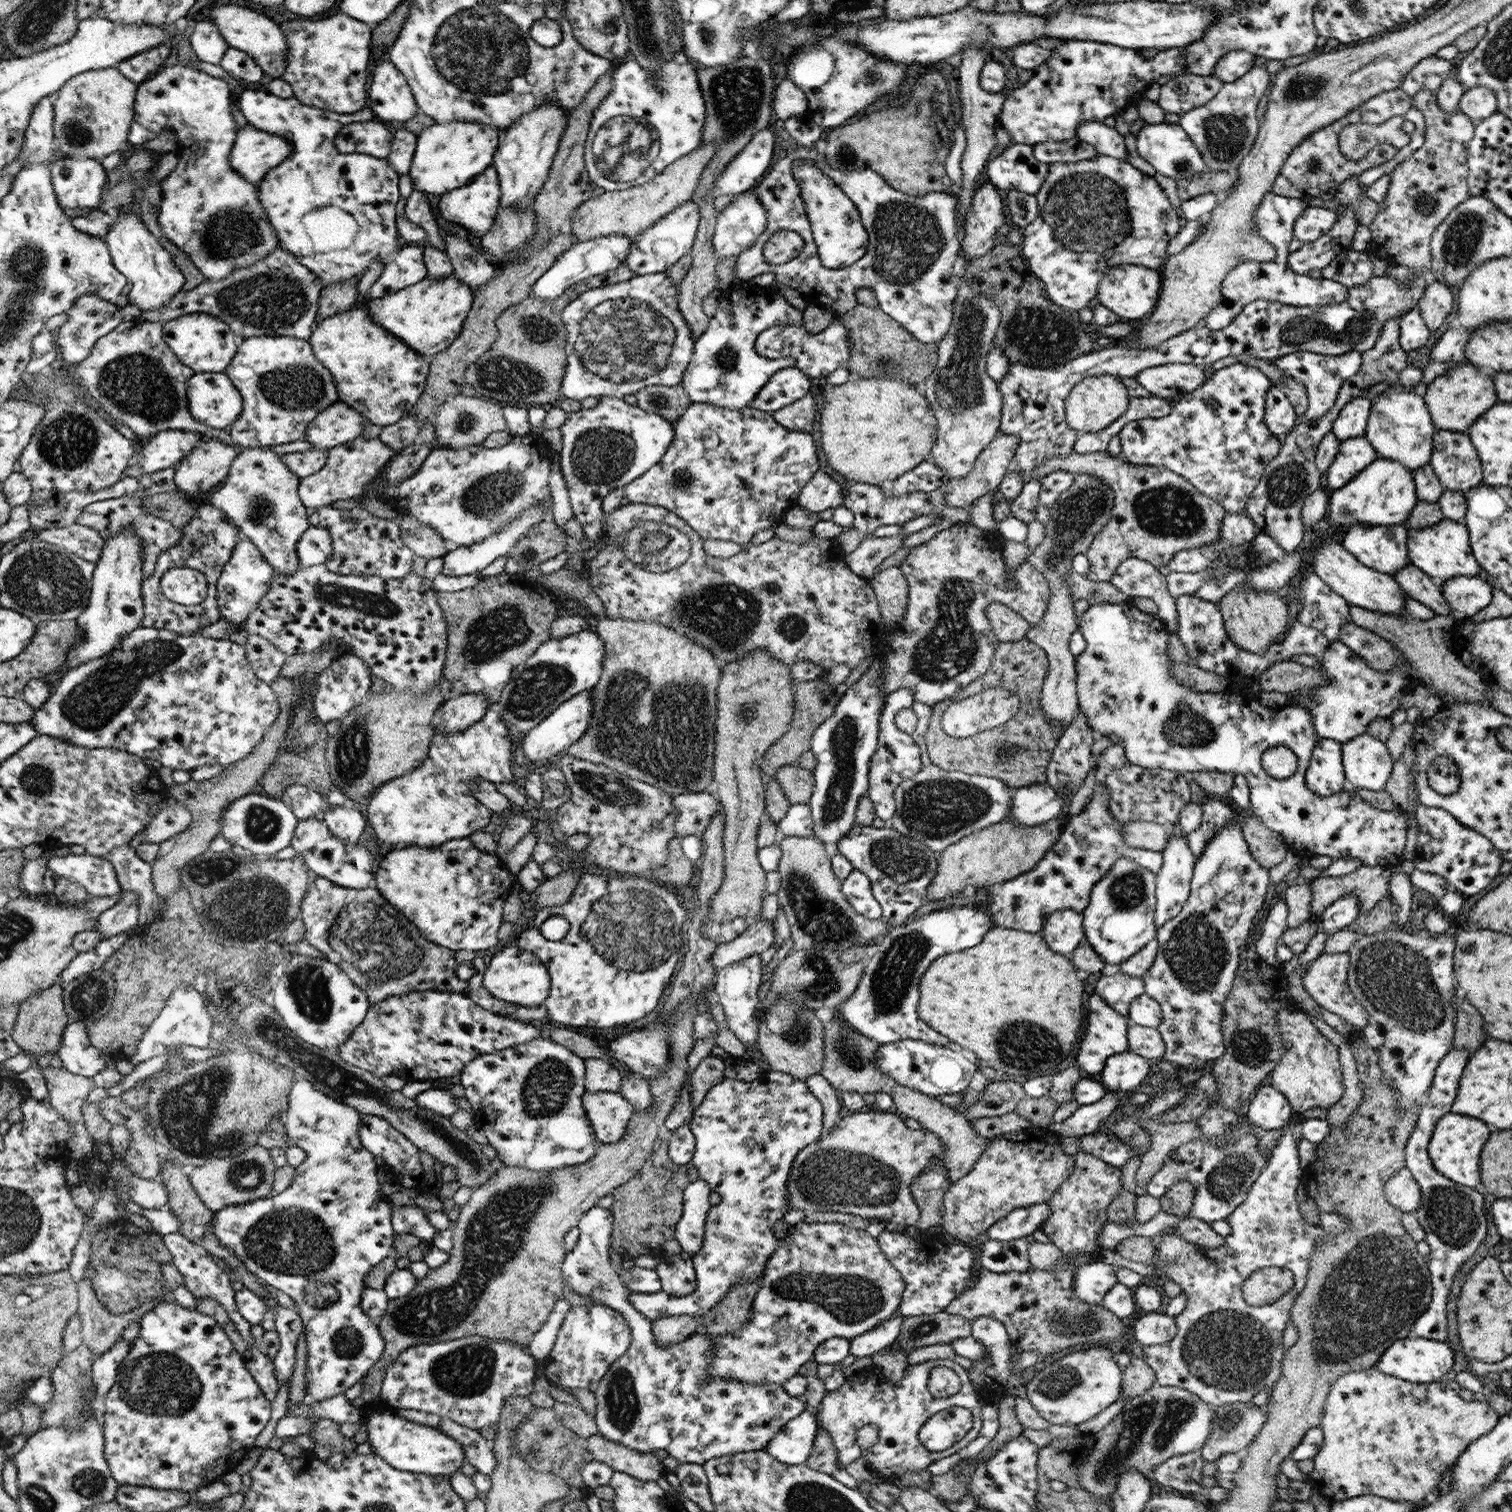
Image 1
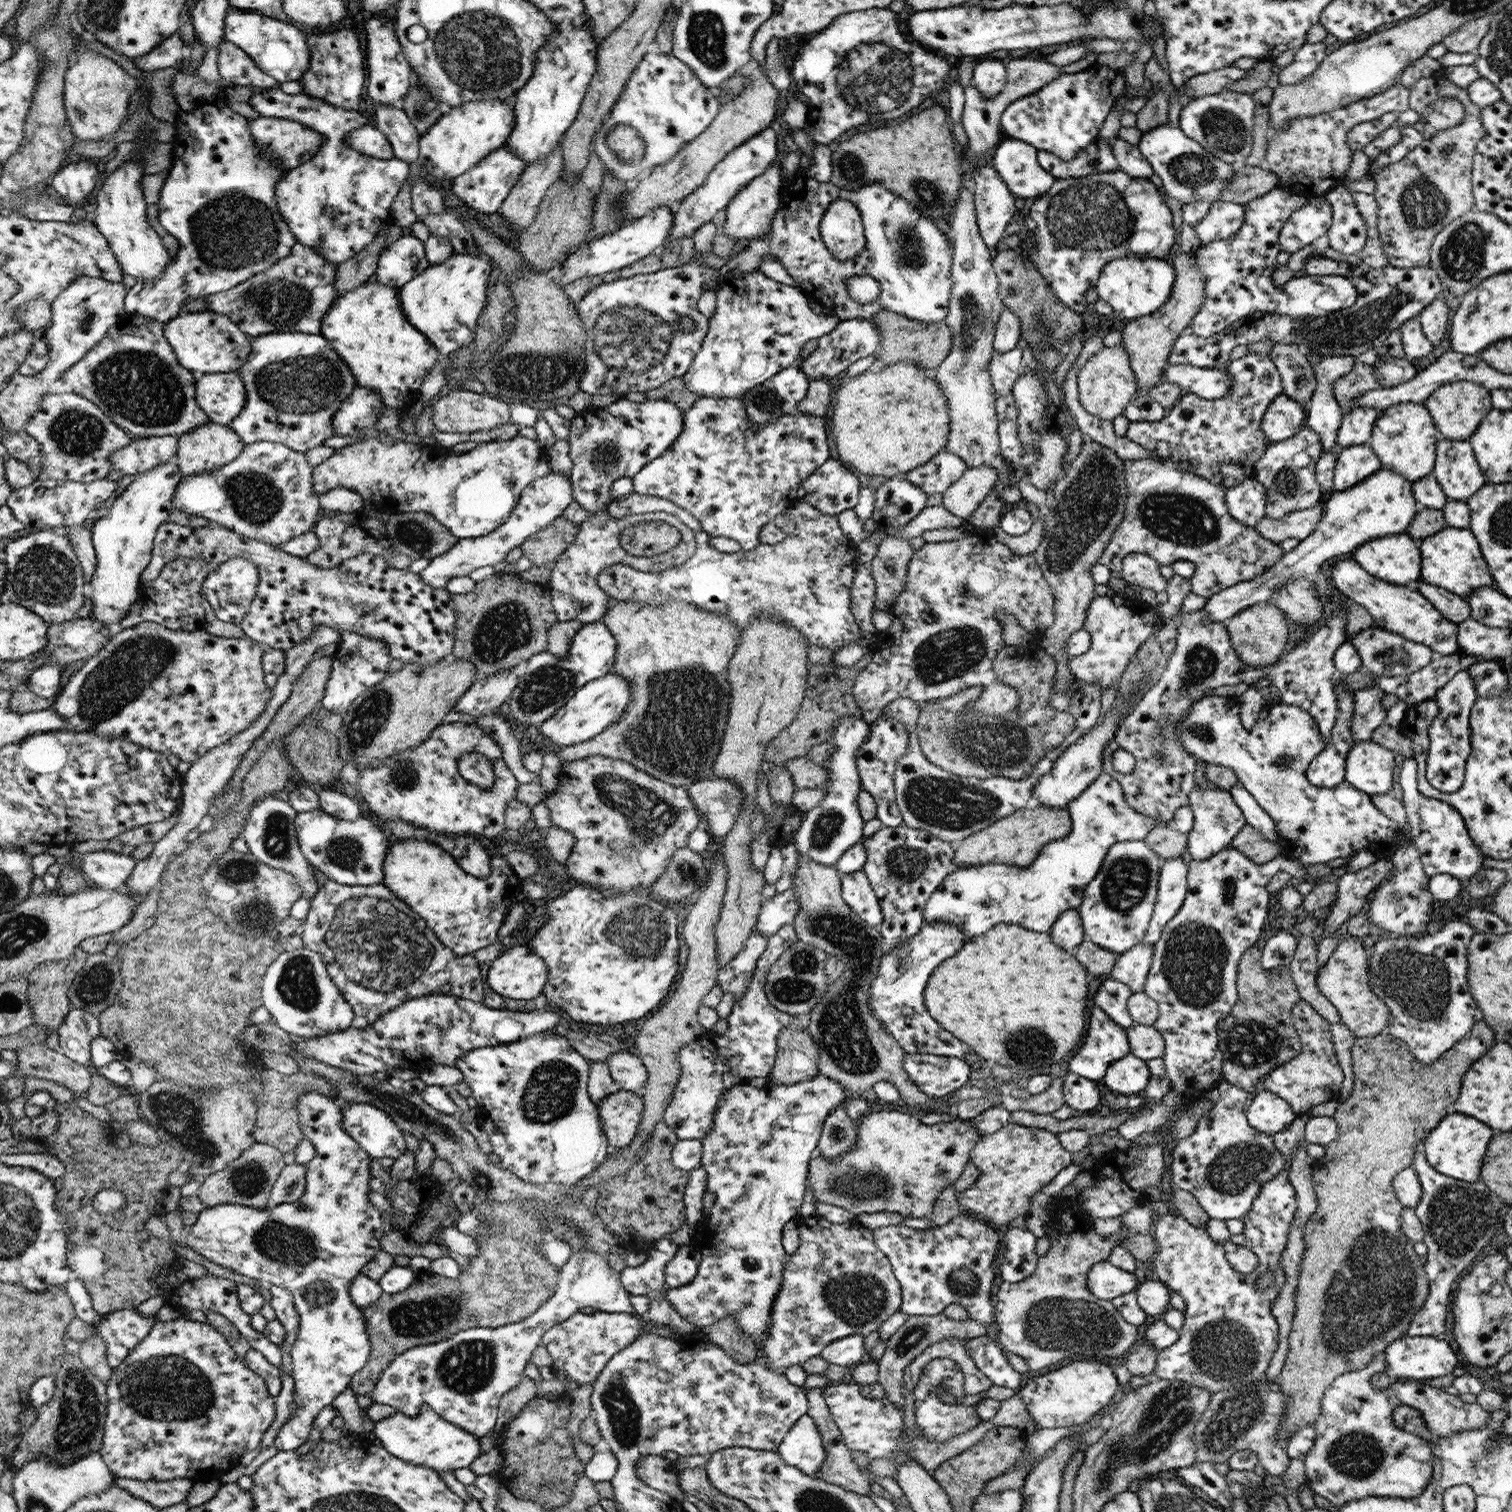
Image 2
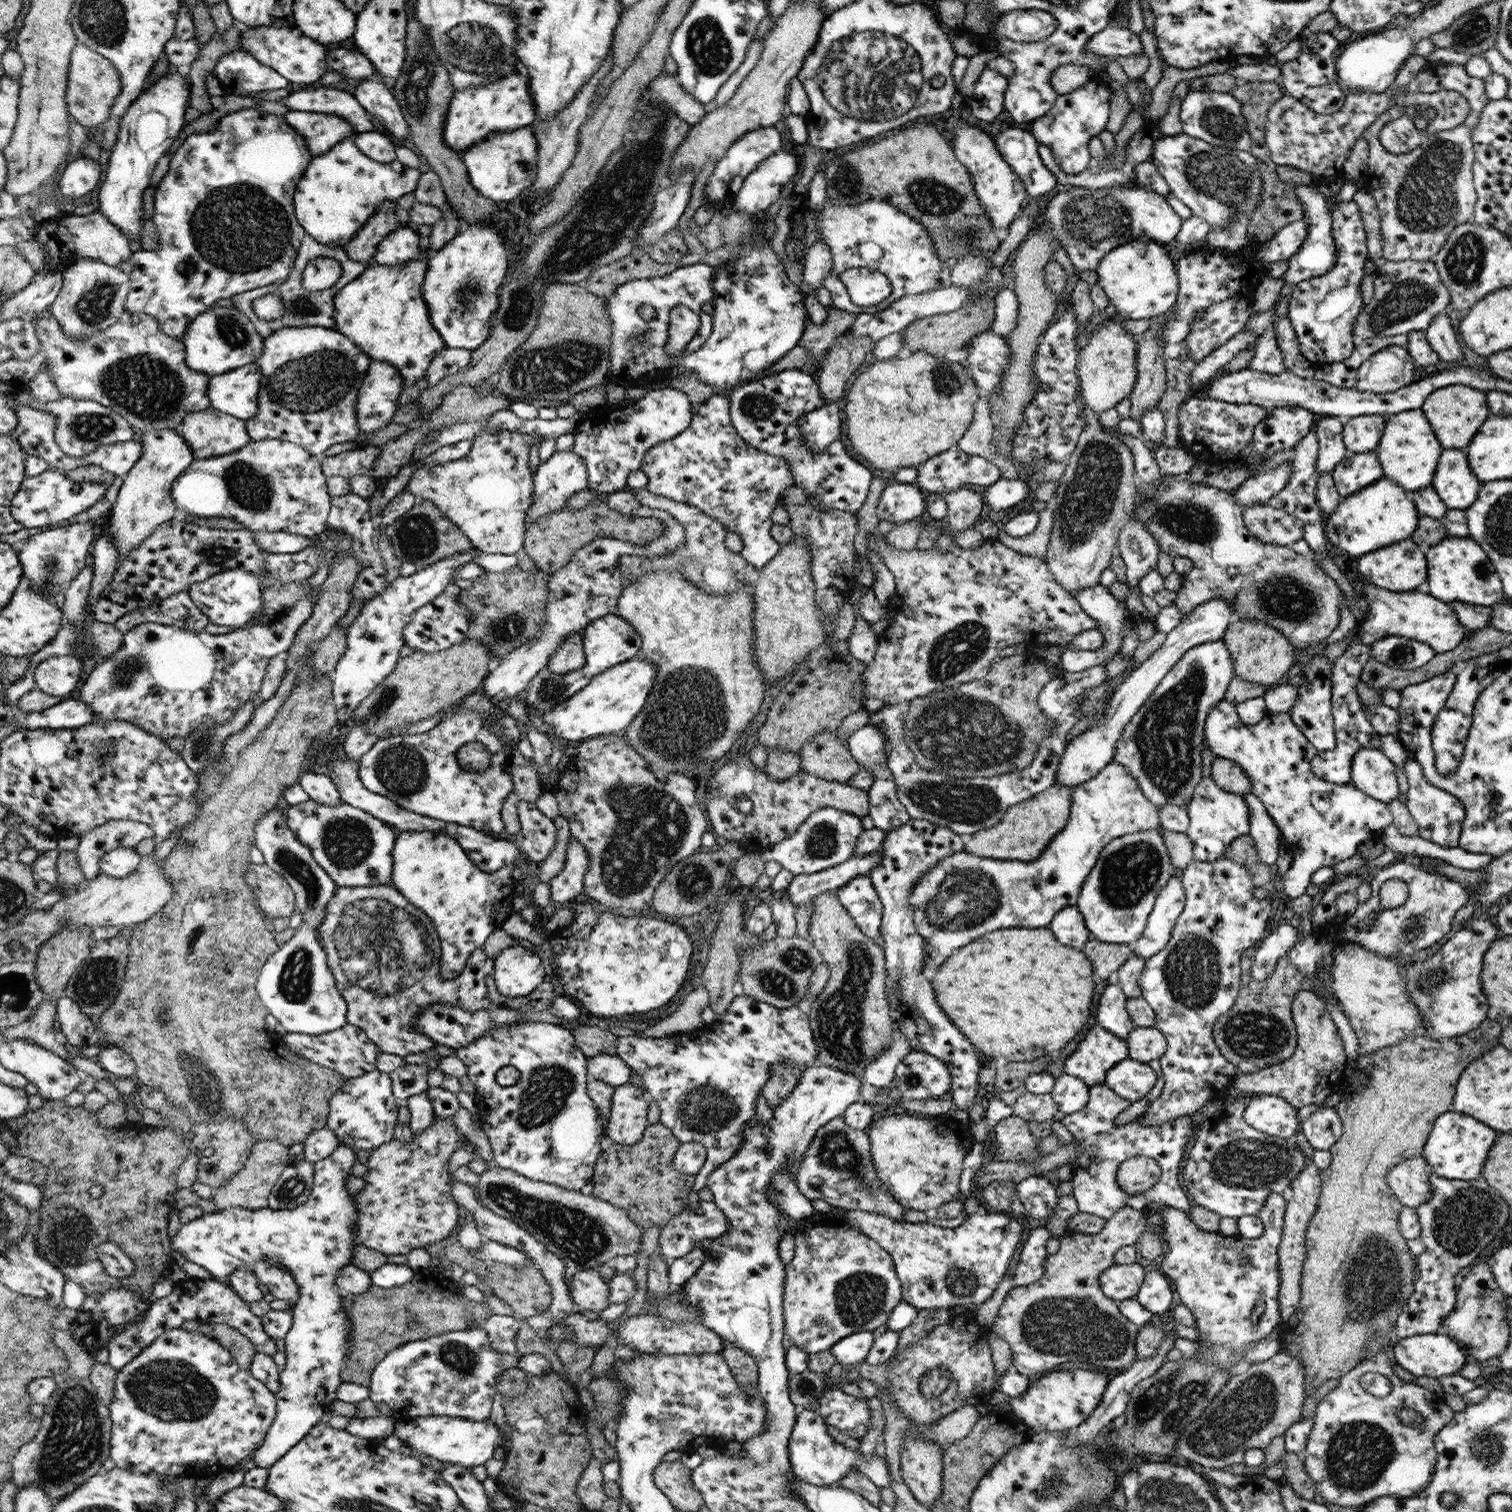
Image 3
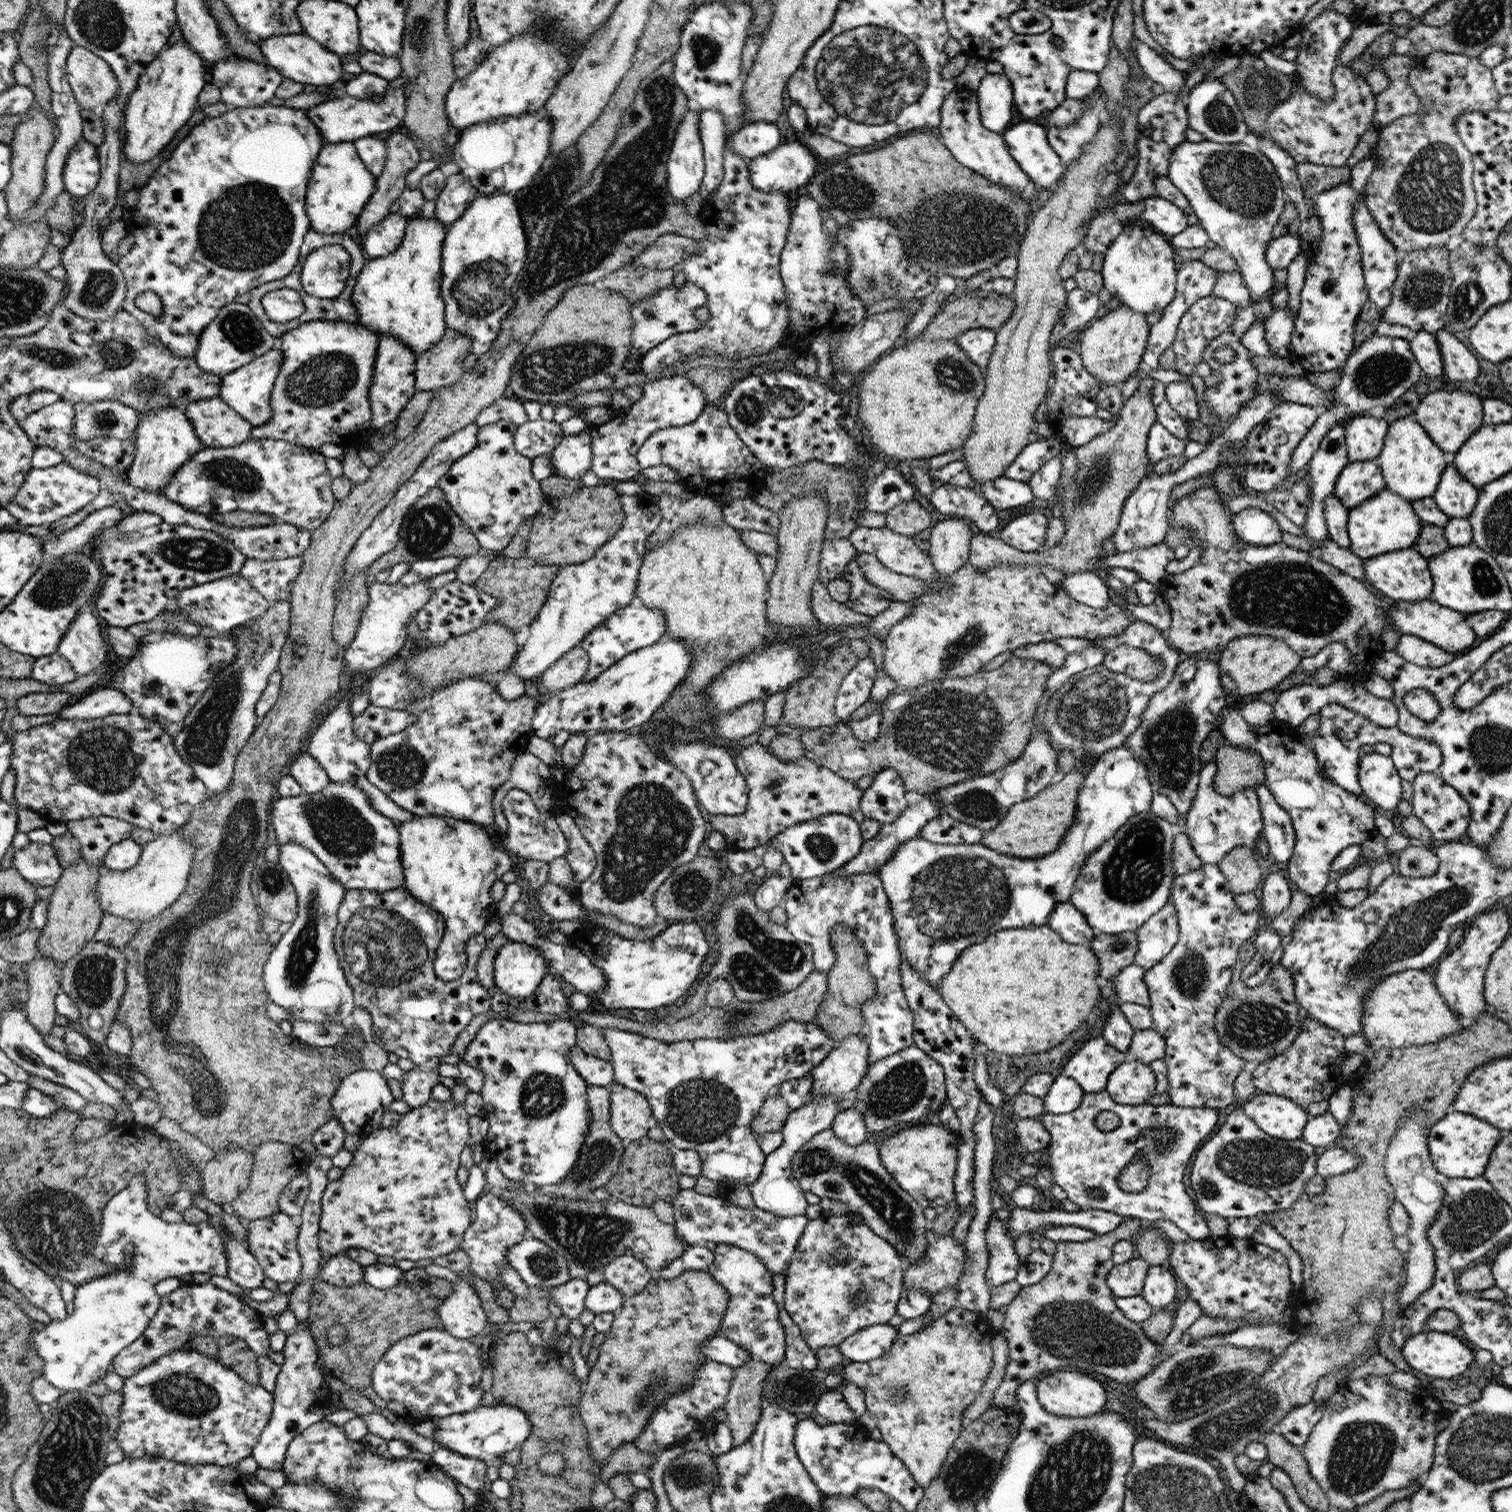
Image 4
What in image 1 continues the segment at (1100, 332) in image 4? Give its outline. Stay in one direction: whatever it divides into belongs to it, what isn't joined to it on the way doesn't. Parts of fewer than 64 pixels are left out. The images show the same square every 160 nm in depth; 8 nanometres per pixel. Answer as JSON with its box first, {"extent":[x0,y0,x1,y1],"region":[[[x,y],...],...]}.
{"extent":[1065,374,1130,434],"region":[[[1101,374],[1089,376],[1074,386],[1065,400],[1066,422],[1071,430],[1079,434],[1101,432],[1126,412],[1130,397],[1128,389],[1122,384],[1120,376]]]}

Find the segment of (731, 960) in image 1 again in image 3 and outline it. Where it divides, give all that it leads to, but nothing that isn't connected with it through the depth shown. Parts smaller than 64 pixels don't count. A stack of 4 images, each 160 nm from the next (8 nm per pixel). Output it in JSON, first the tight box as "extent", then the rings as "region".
{"extent":[785,848,881,908],"region":[[[881,848],[866,856],[852,856],[843,864],[832,866],[814,874],[796,875],[785,895],[798,908],[820,893],[834,891],[850,882],[855,876],[868,875],[880,860]]]}

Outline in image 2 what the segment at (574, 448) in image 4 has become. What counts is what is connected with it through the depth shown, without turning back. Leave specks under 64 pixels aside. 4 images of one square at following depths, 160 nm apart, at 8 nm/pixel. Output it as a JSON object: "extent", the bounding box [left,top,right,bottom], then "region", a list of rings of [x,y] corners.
{"extent":[420,471,574,588],"region":[[[552,471],[547,476],[537,478],[523,490],[514,512],[507,518],[502,527],[496,529],[490,534],[475,539],[460,539],[451,550],[430,560],[427,568],[420,574],[424,584],[434,586],[434,588],[446,588],[447,583],[456,577],[465,577],[474,573],[477,569],[484,566],[494,567],[496,564],[504,561],[506,555],[516,546],[522,546],[538,533],[547,528],[555,518],[562,516],[564,509],[570,504],[574,497],[572,483],[569,479],[569,472]]]}

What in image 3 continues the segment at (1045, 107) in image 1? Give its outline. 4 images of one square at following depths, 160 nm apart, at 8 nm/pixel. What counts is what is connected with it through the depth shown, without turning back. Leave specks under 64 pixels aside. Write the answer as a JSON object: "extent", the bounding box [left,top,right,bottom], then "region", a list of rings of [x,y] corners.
{"extent":[1028,75,1110,174],"region":[[[1097,75],[1093,84],[1080,86],[1072,94],[1058,95],[1054,106],[1038,120],[1032,121],[1028,129],[1039,145],[1046,145],[1052,151],[1055,163],[1066,174],[1078,174],[1090,160],[1089,140],[1098,137],[1106,128],[1109,120],[1110,94]]]}

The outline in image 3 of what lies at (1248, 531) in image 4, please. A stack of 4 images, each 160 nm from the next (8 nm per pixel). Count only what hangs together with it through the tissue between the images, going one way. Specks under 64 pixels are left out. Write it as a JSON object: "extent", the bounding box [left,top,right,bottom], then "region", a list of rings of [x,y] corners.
{"extent":[1243,504,1304,546],"region":[[[1268,504],[1244,508],[1243,519],[1251,534],[1266,544],[1291,546],[1304,536],[1304,525],[1297,516]]]}

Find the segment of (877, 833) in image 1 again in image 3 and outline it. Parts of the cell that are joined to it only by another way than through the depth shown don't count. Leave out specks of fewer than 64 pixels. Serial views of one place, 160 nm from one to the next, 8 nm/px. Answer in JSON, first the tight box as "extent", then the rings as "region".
{"extent":[868,818,986,1112],"region":[[[911,818],[907,823],[886,833],[886,840],[881,844],[880,860],[868,875],[883,906],[880,925],[881,945],[886,959],[888,978],[899,984],[903,1001],[906,1004],[910,1003],[917,1012],[915,1021],[920,1051],[938,1058],[948,1066],[948,1072],[952,1076],[948,1097],[952,1100],[953,1107],[969,1112],[986,1099],[986,1090],[982,1089],[978,1082],[980,1054],[974,1045],[968,1044],[964,1034],[960,1034],[960,1030],[952,1022],[948,1022],[948,1016],[938,1006],[931,983],[922,975],[925,964],[925,940],[916,930],[914,909],[907,899],[911,895],[913,886],[927,873],[927,870],[934,868],[943,858],[962,851],[964,842],[965,837],[954,833],[952,829],[936,826],[926,820]]]}

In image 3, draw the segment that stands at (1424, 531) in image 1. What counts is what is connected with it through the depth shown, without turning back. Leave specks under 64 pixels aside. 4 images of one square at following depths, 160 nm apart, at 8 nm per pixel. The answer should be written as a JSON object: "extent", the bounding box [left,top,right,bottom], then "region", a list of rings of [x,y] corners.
{"extent":[1425,536,1507,606],"region":[[[1447,536],[1436,543],[1436,546],[1431,546],[1425,556],[1428,564],[1428,590],[1433,598],[1448,604],[1458,601],[1484,606],[1507,601],[1496,568],[1480,543],[1472,537]]]}

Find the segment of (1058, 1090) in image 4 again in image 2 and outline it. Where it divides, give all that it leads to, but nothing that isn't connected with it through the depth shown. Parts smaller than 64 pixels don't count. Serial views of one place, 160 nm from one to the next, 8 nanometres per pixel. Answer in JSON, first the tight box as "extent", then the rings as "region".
{"extent":[1062,1072,1100,1114],"region":[[[1068,1072],[1062,1081],[1062,1086],[1064,1104],[1078,1114],[1087,1113],[1100,1103],[1100,1092],[1096,1081]]]}

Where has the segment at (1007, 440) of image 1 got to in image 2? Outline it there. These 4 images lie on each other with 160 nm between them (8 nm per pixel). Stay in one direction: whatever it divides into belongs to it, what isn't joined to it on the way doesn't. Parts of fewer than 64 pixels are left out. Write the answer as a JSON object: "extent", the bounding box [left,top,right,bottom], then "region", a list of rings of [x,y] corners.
{"extent":[941,465,999,523],"region":[[[982,465],[969,468],[943,492],[941,505],[965,523],[976,507],[991,494],[999,476],[996,467]]]}

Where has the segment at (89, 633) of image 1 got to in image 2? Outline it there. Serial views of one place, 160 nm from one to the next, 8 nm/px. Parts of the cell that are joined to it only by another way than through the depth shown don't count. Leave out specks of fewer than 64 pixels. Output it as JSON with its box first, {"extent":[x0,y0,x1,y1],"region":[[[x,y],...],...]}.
{"extent":[87,456,183,630],"region":[[[176,456],[144,474],[136,474],[135,480],[114,501],[112,507],[90,524],[98,562],[87,590],[92,596],[91,618],[94,621],[117,630],[120,621],[136,605],[141,590],[140,576],[151,563],[156,533],[159,526],[170,517],[173,507],[171,502],[183,477]]]}

